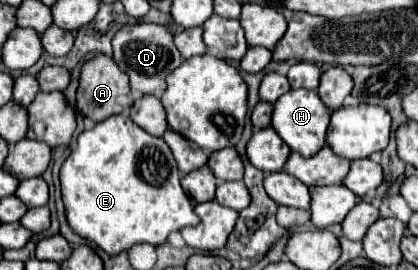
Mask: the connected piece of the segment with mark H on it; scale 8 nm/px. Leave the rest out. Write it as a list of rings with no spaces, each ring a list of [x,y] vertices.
[[[288,90],[274,102],[272,112],[272,128],[278,136],[302,156],[312,156],[326,144],[326,130],[328,130],[328,110],[322,104],[316,90]]]

